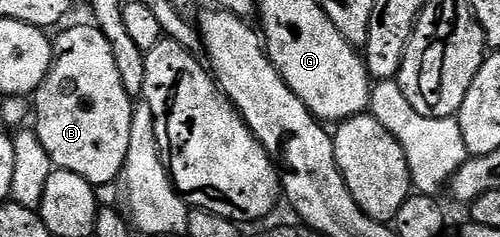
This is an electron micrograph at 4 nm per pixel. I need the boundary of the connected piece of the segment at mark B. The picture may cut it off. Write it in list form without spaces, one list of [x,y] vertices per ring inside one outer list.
[[[97,25],[73,26],[70,30],[62,29],[61,35],[55,38],[53,63],[43,80],[43,84],[32,95],[31,106],[37,109],[35,129],[39,136],[39,144],[47,148],[47,156],[51,156],[54,167],[67,172],[75,172],[75,176],[83,176],[95,188],[102,188],[108,182],[116,183],[125,168],[127,160],[127,144],[133,142],[134,99],[129,96],[119,76],[115,55],[107,36]]]

